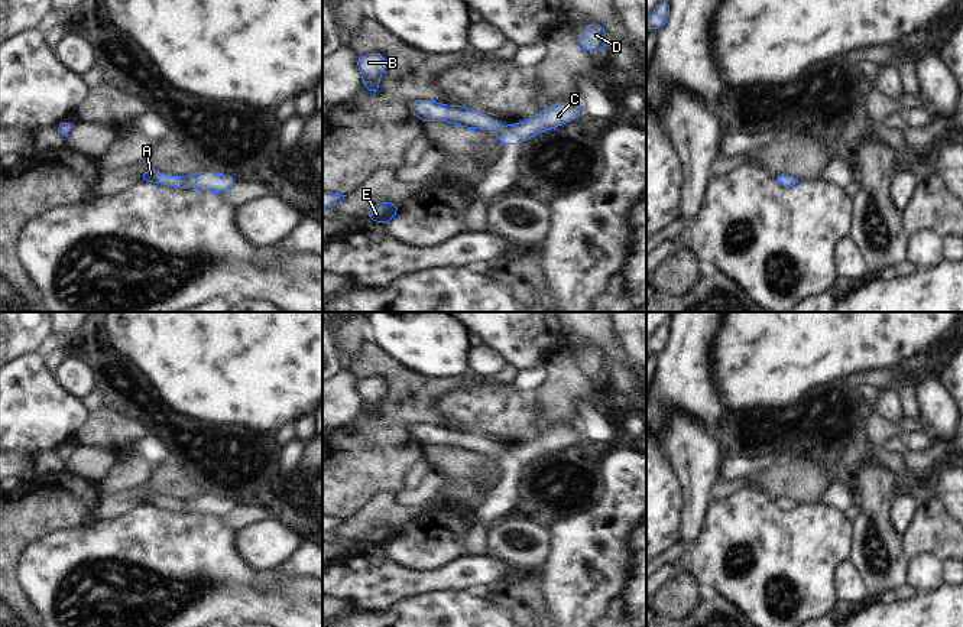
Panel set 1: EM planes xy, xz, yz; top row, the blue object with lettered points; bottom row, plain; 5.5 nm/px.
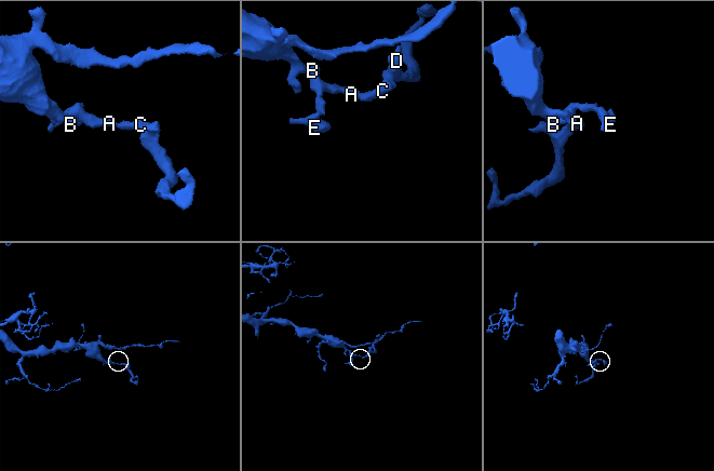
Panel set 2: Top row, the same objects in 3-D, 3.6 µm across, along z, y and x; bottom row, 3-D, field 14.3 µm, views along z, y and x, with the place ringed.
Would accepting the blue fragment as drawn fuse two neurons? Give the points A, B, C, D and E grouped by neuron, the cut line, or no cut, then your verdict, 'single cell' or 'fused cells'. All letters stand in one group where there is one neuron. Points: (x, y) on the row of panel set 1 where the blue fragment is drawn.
A B C D E; no cut; single cell

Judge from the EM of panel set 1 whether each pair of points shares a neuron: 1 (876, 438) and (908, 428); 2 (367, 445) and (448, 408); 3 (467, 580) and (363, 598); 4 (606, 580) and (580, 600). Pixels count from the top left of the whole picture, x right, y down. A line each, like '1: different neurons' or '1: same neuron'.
1: same neuron
2: different neurons
3: same neuron
4: same neuron

